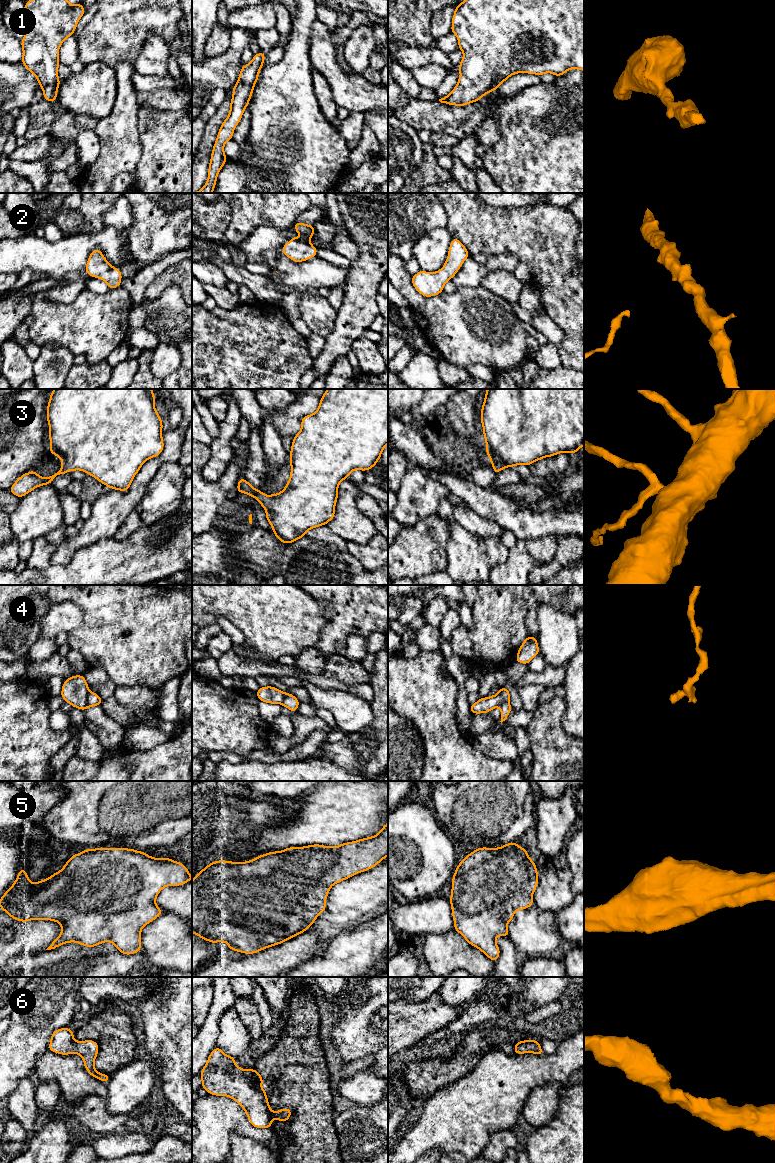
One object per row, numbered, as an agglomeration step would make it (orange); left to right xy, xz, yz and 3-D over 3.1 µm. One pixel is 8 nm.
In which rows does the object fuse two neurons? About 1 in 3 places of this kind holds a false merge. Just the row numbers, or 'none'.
4

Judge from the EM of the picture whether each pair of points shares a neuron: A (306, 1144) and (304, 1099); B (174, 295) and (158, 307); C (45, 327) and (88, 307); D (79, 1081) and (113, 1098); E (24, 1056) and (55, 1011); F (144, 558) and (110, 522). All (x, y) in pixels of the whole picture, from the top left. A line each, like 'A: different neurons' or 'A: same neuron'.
A: same neuron
B: same neuron
C: same neuron
D: different neurons
E: same neuron
F: different neurons

